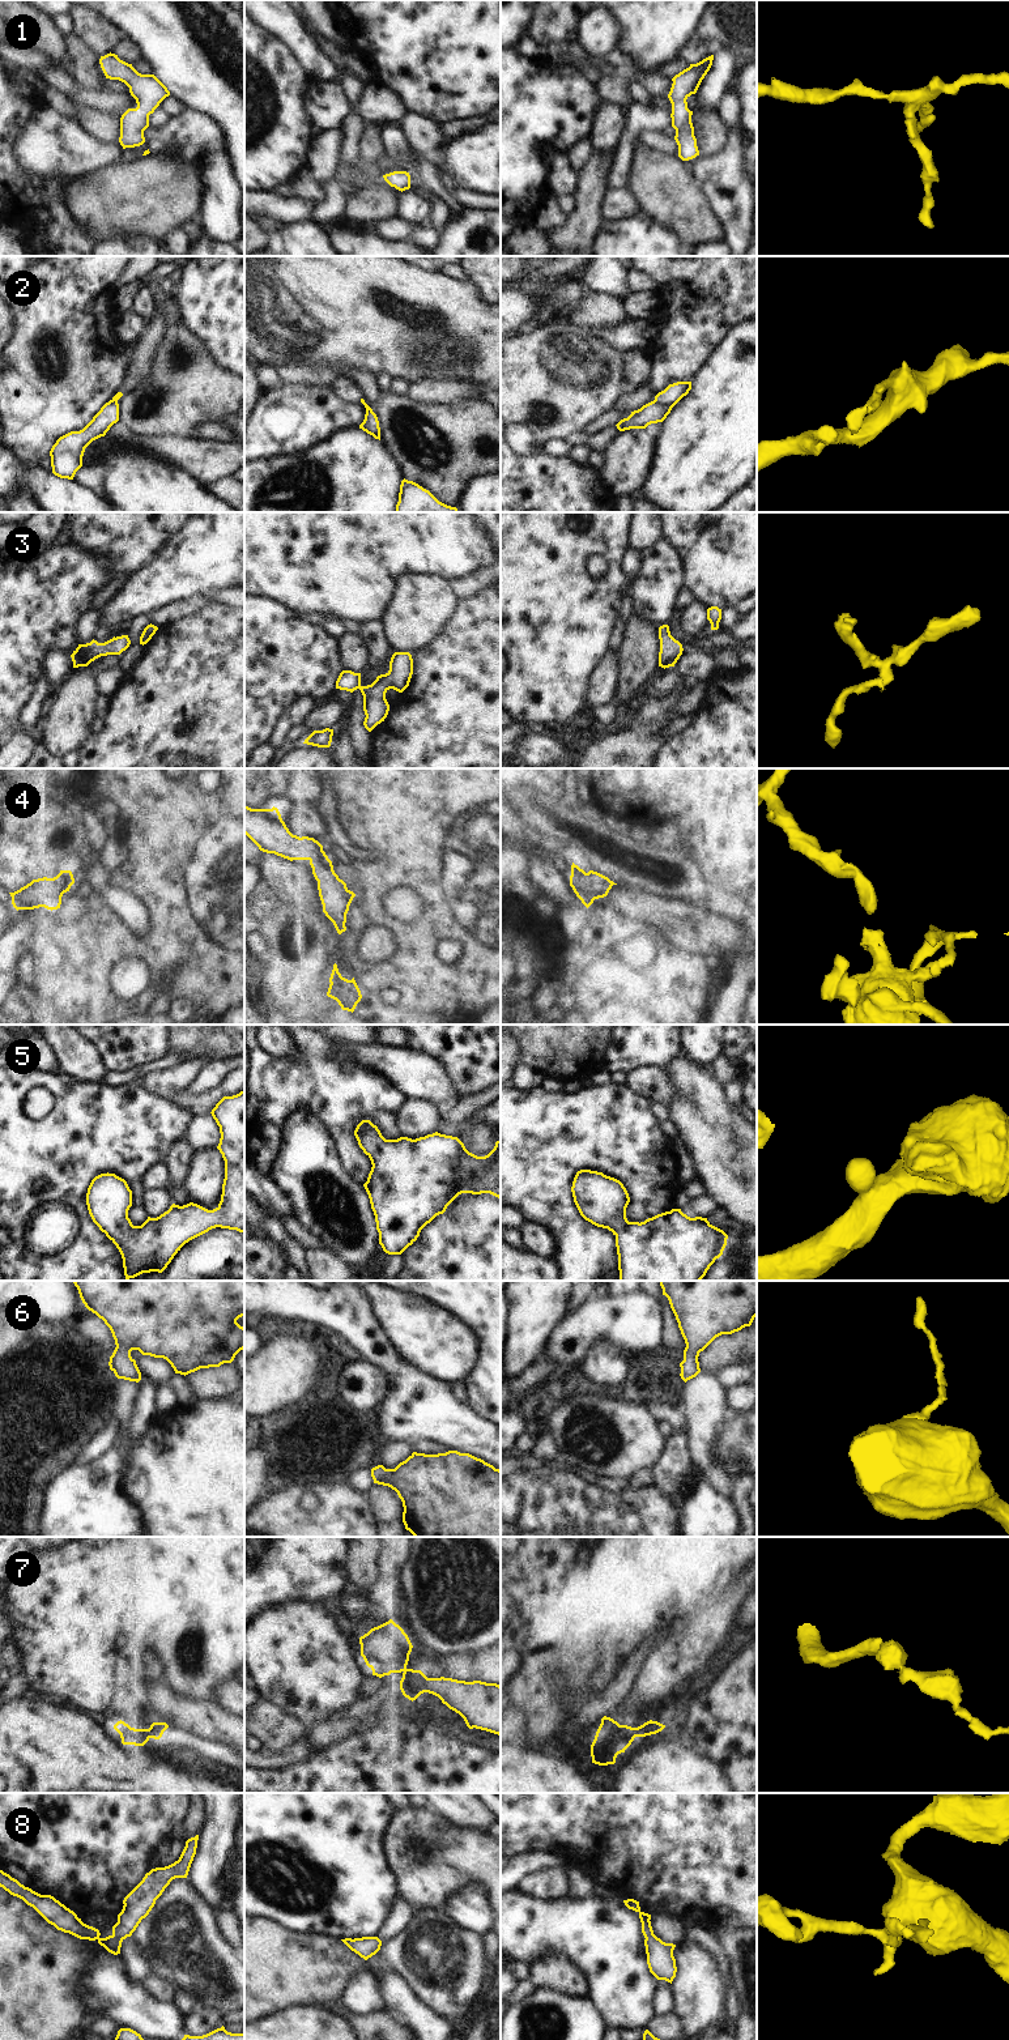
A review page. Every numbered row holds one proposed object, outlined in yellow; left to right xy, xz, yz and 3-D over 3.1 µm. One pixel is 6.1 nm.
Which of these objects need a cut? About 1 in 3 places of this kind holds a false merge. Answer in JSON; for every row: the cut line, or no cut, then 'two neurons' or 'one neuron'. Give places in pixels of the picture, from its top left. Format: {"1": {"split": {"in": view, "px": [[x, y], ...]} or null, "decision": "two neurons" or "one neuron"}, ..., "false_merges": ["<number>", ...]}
{"1": {"split": null, "decision": "one neuron"}, "2": {"split": {"in": "yz", "px": [[655, 399], [660, 404], [672, 407]]}, "decision": "two neurons"}, "3": {"split": null, "decision": "one neuron"}, "4": {"split": null, "decision": "one neuron"}, "5": {"split": null, "decision": "one neuron"}, "6": {"split": null, "decision": "one neuron"}, "7": {"split": null, "decision": "one neuron"}, "8": {"split": null, "decision": "one neuron"}, "false_merges": ["2"]}

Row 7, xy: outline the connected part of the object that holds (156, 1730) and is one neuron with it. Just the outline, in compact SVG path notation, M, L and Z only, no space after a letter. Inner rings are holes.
M122 1720L114 1725L120 1734L122 1743L135 1746L144 1746L150 1738L159 1739L167 1728L166 1722L153 1722L149 1729L135 1729Z

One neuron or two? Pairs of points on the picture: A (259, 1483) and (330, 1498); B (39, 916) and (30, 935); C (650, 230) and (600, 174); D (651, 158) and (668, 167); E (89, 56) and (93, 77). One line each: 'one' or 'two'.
A: two
B: one
C: two
D: one
E: one

